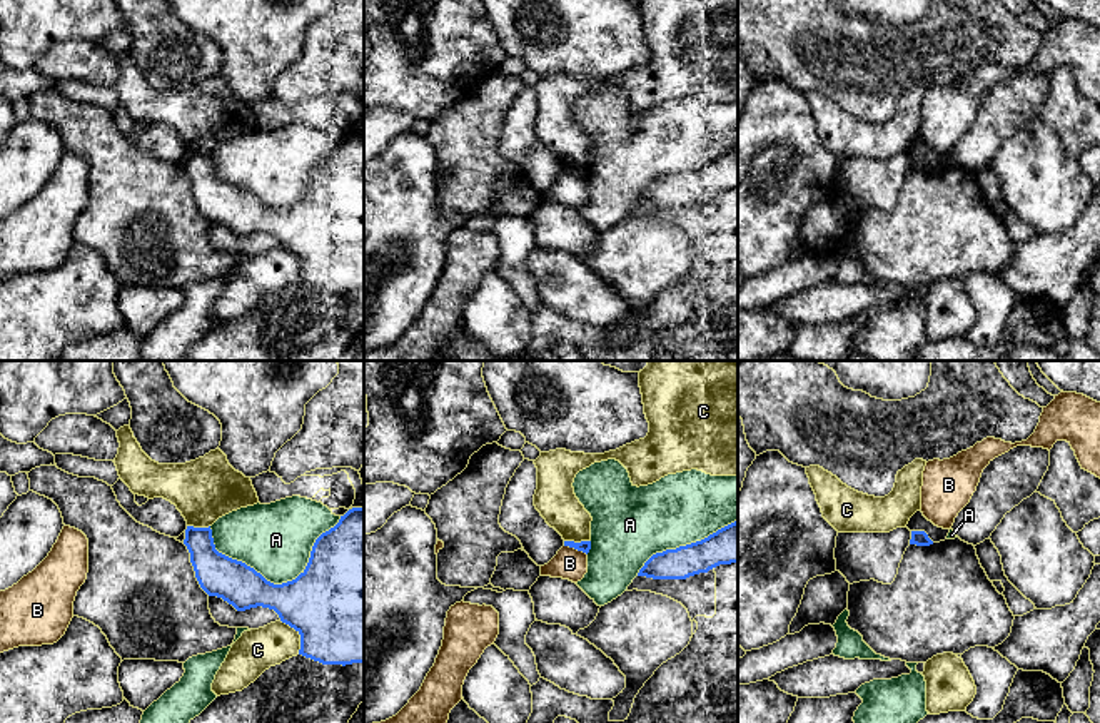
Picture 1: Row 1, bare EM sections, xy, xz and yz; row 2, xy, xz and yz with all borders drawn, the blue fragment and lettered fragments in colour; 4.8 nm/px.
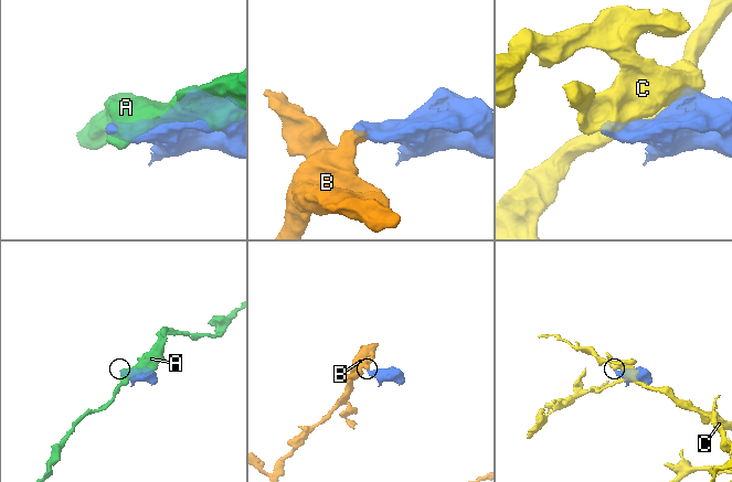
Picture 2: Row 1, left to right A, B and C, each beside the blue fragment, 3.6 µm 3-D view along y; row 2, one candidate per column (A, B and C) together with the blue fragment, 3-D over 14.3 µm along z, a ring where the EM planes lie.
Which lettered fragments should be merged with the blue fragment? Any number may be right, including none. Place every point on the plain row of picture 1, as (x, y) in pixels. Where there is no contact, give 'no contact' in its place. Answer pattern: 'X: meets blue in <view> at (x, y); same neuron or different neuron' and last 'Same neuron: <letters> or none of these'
A: meets blue in xy at (277, 211); different neuron
B: meets blue in xz at (576, 174); different neuron
C: meets blue in xy at (299, 259); different neuron
Same neuron: none of these

